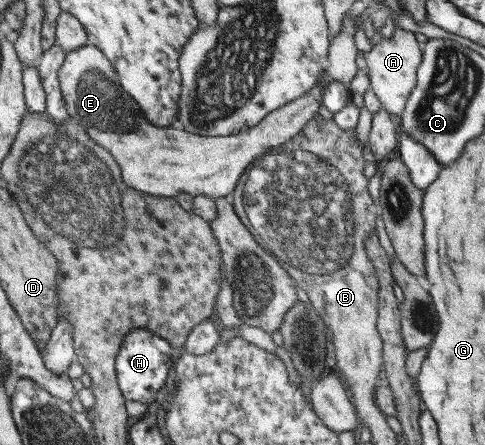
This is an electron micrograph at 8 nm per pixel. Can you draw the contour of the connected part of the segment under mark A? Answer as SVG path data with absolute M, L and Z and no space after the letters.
M394 25L389 38L378 38L372 41L370 50L362 52L369 80L369 89L374 92L380 106L394 119L400 117L412 88L415 86L415 72L422 59L420 44L414 32L405 31Z

